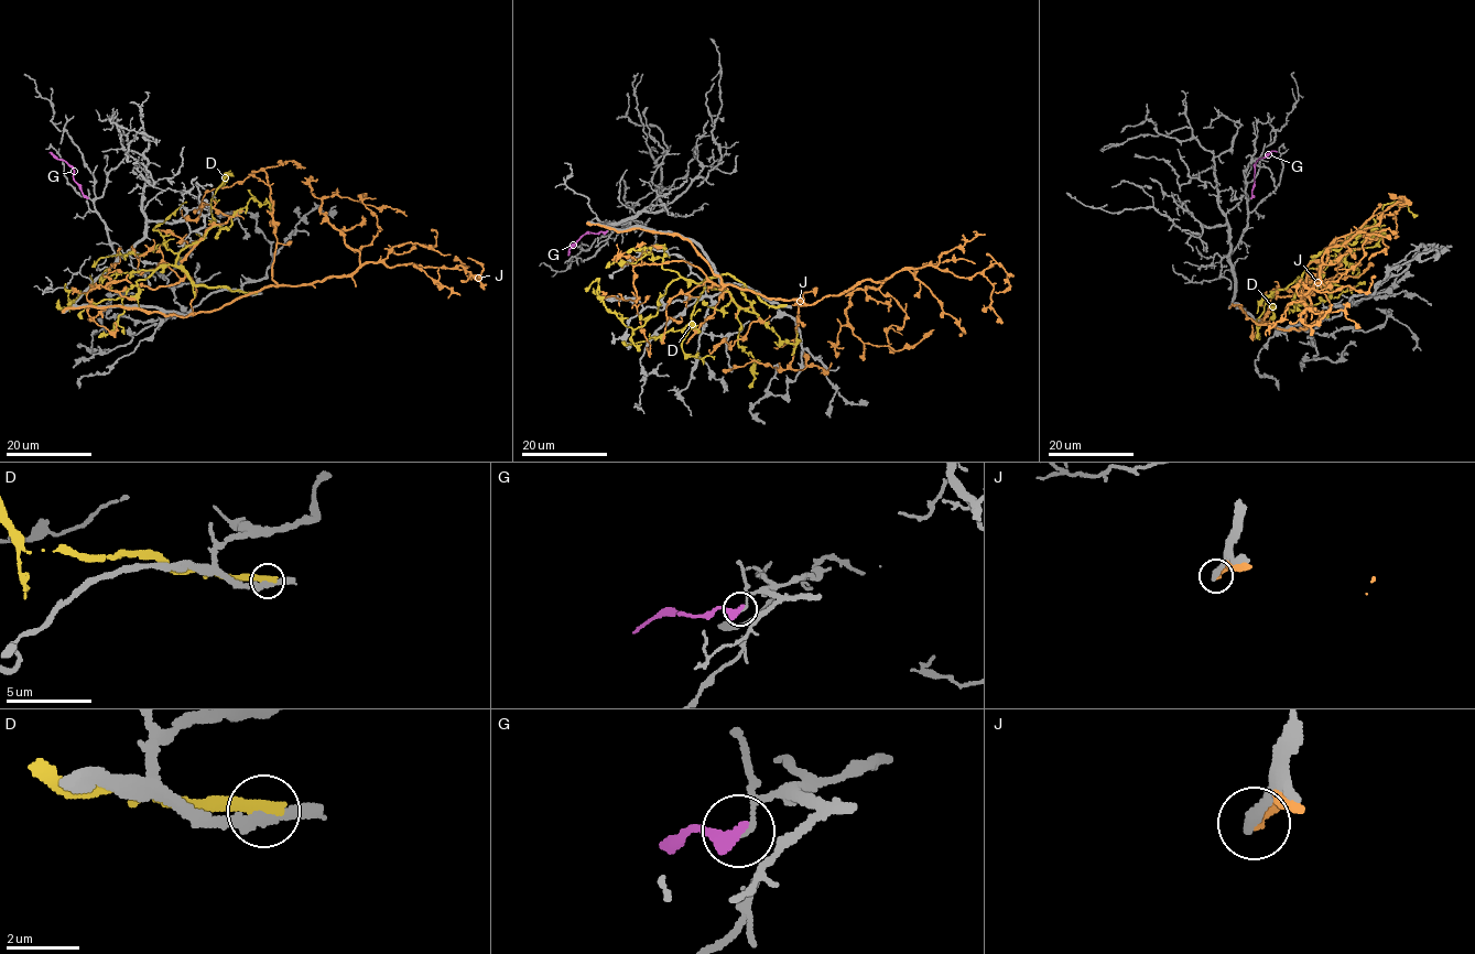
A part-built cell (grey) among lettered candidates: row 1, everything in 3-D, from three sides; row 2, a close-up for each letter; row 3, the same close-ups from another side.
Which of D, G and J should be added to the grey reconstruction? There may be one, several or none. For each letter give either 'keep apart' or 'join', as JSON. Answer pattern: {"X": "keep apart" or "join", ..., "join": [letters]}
{"D": "keep apart", "G": "keep apart", "J": "keep apart", "join": []}

